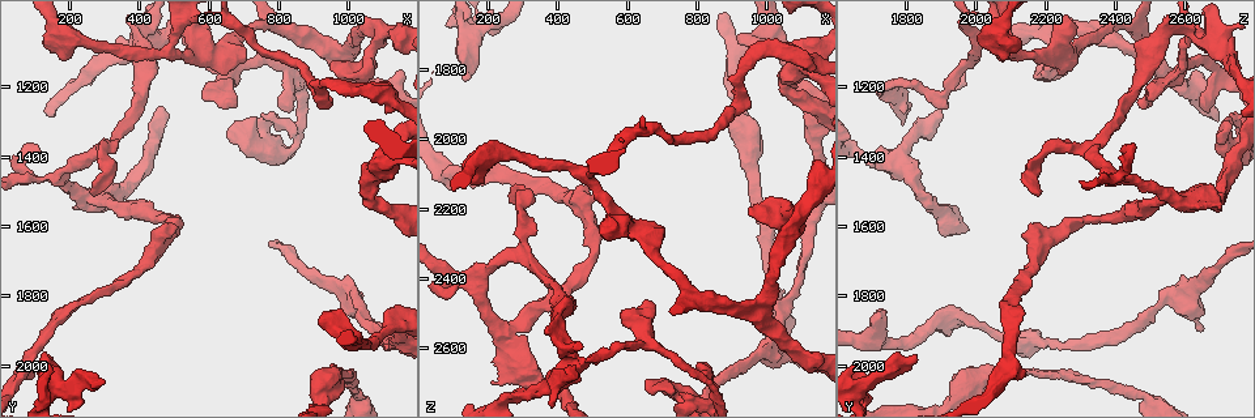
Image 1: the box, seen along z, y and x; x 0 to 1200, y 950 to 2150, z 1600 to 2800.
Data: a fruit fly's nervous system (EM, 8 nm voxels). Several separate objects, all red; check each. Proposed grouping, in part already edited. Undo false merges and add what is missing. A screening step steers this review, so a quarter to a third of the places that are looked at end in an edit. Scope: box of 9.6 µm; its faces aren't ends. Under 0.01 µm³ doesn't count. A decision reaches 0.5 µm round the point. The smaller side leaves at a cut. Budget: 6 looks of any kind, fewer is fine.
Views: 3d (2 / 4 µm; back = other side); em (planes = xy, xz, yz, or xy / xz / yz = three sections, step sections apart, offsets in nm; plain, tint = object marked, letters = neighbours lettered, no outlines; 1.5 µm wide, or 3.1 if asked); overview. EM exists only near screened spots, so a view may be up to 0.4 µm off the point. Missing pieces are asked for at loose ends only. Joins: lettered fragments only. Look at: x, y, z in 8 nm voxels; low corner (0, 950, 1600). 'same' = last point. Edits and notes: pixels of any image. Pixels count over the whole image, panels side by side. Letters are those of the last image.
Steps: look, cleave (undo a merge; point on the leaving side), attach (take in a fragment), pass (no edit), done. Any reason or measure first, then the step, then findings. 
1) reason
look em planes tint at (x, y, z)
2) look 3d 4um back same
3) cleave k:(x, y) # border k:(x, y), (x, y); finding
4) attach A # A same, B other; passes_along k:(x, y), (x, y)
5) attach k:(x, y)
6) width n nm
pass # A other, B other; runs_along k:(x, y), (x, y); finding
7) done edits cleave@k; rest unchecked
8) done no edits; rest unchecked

a fork
look 3d 4um at (500, 1090, 2110)

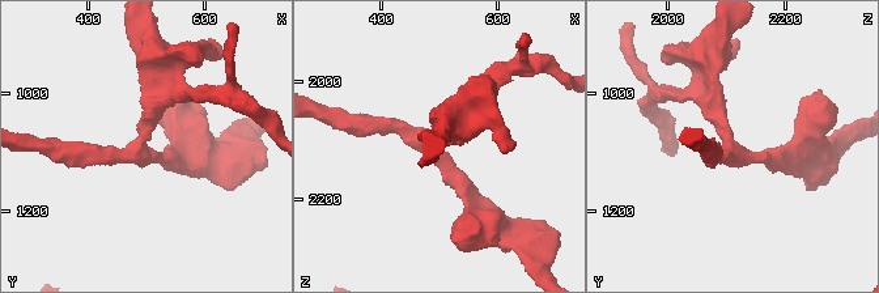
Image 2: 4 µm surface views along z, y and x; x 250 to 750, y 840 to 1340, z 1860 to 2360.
arms 3; arm_widths 240, 260, 260 nm
look em planes tint at (490, 1095, 2115)

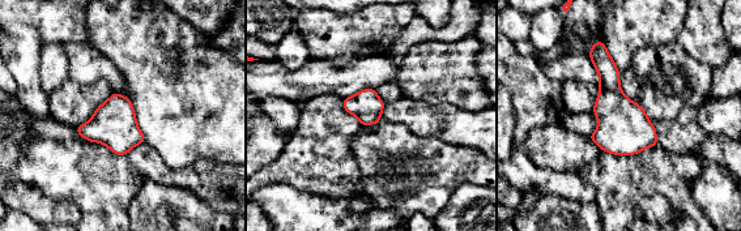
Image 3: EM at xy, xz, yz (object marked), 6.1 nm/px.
see the neighbours
look em planes letters same

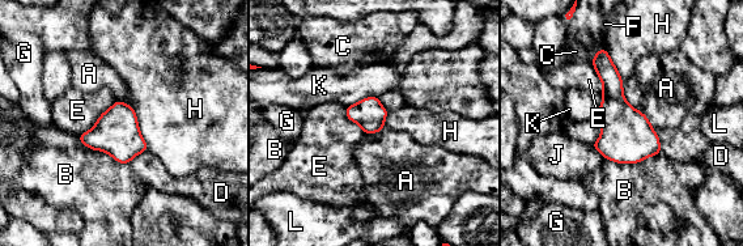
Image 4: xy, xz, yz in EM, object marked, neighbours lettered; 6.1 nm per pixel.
width 190 nm
cleave 4:(612, 84) # A other, B other, C other, D other, E other, F other, G other, H other, J other, K other, L other; border 4:(603, 97), (623, 98); a second neuron is stuck on

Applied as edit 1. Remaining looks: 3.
look overview

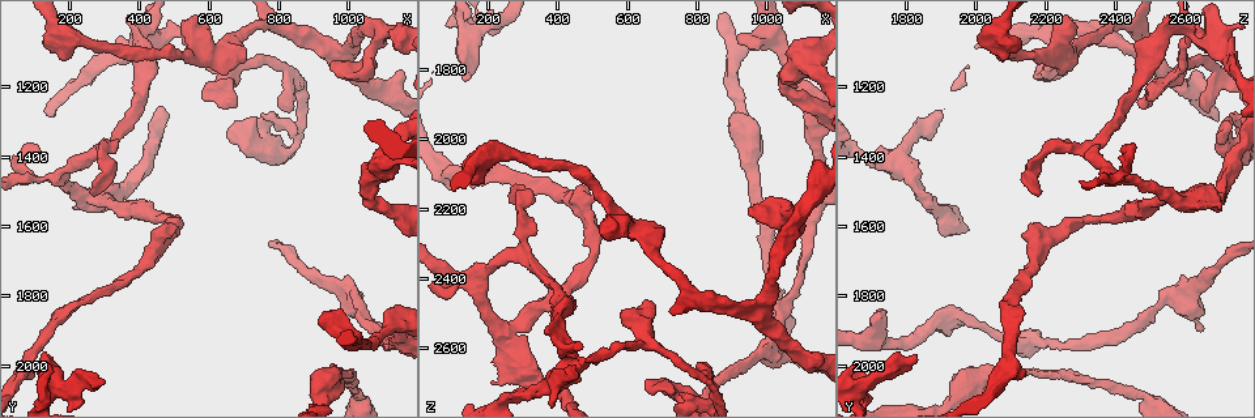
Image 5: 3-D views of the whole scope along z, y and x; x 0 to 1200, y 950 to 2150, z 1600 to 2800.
look 3d 2um at (950, 1130, 2210)

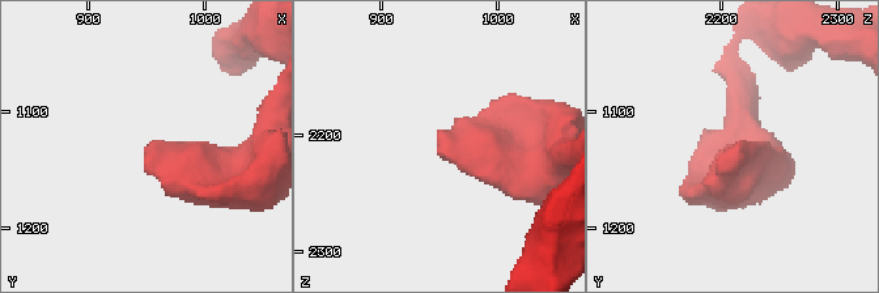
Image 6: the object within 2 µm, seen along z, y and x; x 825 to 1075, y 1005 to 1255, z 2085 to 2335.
shape alone is not enough
look em planes letters at (950, 1126, 2218)

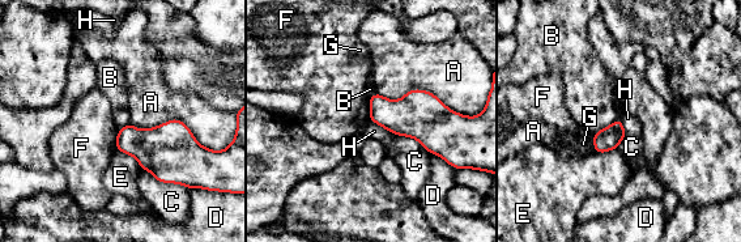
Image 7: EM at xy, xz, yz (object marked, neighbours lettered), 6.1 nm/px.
pass # A other, B other, C other, D other, E other, F other, G other, H other; border 7:(370, 119), (388, 132); none of them fits

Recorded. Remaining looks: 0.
done edits cleave@4; rest unchecked

